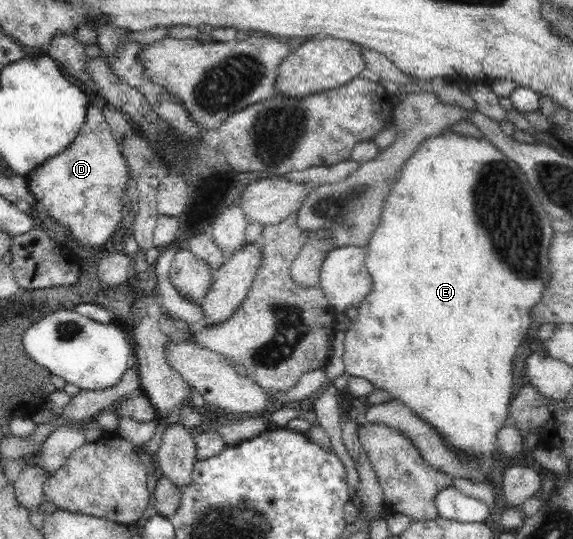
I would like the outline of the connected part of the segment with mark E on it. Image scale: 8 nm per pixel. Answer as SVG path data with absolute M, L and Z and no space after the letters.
M450 129L448 134L440 133L436 136L424 139L421 145L416 149L416 153L404 163L403 171L399 176L398 181L391 187L390 193L387 195L384 203L384 209L382 211L380 225L378 229L372 234L367 247L367 253L365 257L365 266L368 270L368 275L371 279L370 291L364 296L364 299L358 305L358 320L354 322L354 327L351 330L346 330L345 341L344 341L344 353L342 355L342 361L344 369L348 375L352 377L360 377L360 379L366 379L368 383L372 383L373 389L378 391L386 391L390 399L400 400L414 415L420 418L424 423L430 426L445 443L447 449L451 449L453 453L457 453L459 457L465 457L465 459L471 459L475 461L479 467L486 465L488 461L496 459L496 451L498 451L498 433L506 427L506 420L508 419L508 412L512 398L512 386L514 385L514 367L512 363L517 359L519 351L521 349L522 341L524 337L528 335L528 329L532 323L532 309L536 307L542 301L544 297L544 291L546 287L550 285L551 273L550 273L550 260L548 260L548 251L550 251L550 245L552 245L552 237L554 237L555 231L552 229L552 218L548 215L548 212L541 205L541 201L538 199L536 192L528 182L526 175L520 170L516 163L509 161L507 157L500 153L489 141L476 140L475 138L460 138L455 136Z

